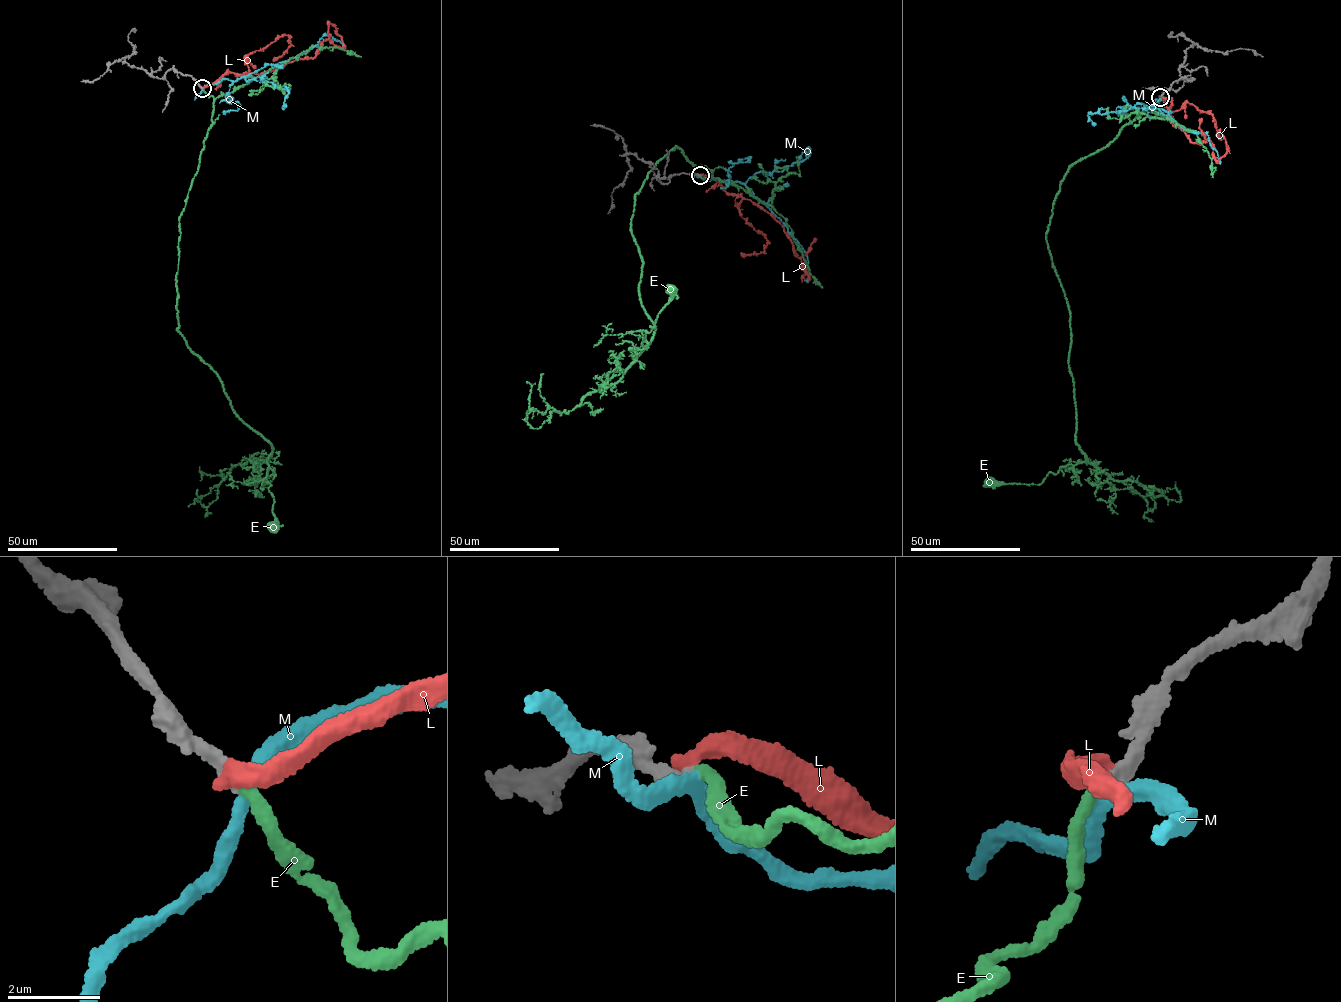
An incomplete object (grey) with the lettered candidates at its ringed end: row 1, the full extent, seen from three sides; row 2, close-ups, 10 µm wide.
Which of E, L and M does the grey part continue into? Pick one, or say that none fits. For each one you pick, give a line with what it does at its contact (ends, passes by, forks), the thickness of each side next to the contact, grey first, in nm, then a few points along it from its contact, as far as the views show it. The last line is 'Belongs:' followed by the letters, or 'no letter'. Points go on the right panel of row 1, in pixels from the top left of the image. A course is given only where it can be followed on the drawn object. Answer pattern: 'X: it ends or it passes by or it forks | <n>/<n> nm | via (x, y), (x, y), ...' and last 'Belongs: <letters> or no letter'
E: it ends | 280/280 nm | via (1160, 97), (1069, 167), (1046, 234), (1070, 314), (1074, 436), (1087, 460), (1061, 466), (1038, 484), (989, 482)
Belongs: E

